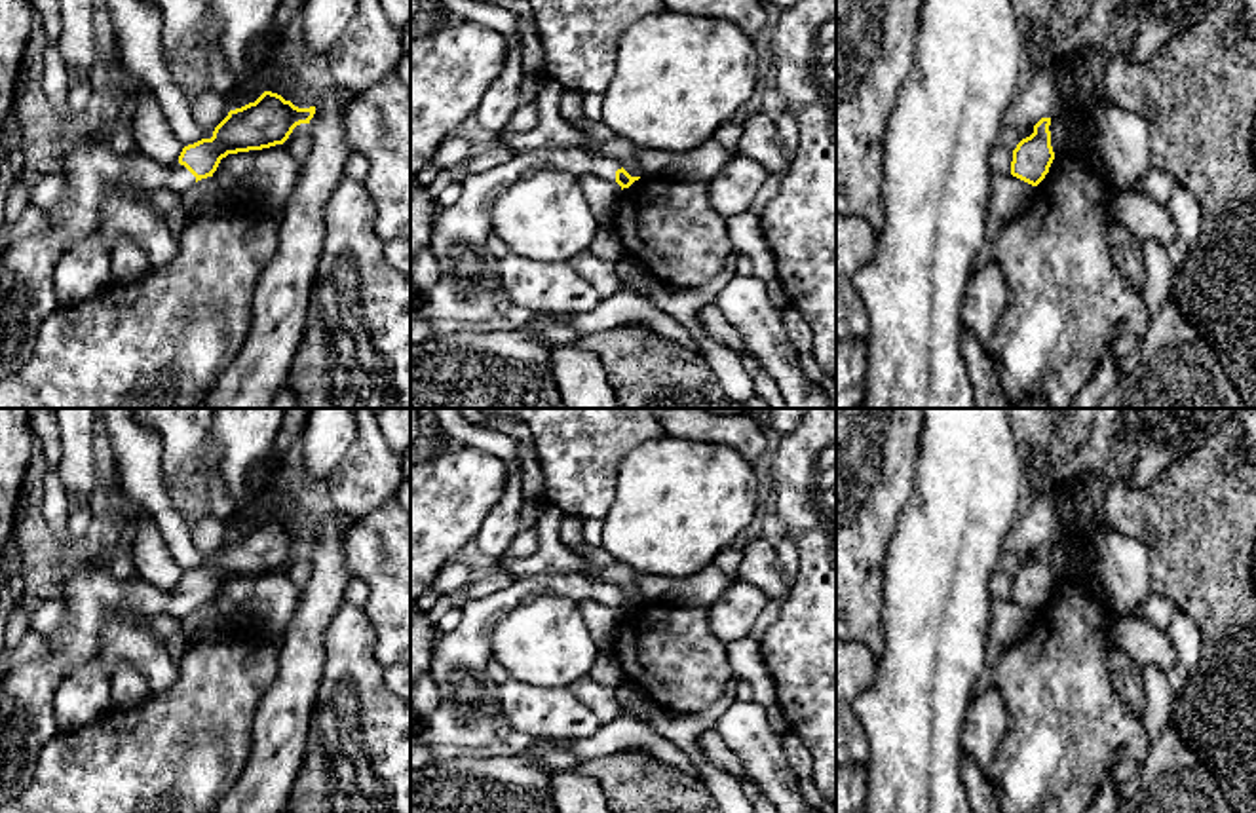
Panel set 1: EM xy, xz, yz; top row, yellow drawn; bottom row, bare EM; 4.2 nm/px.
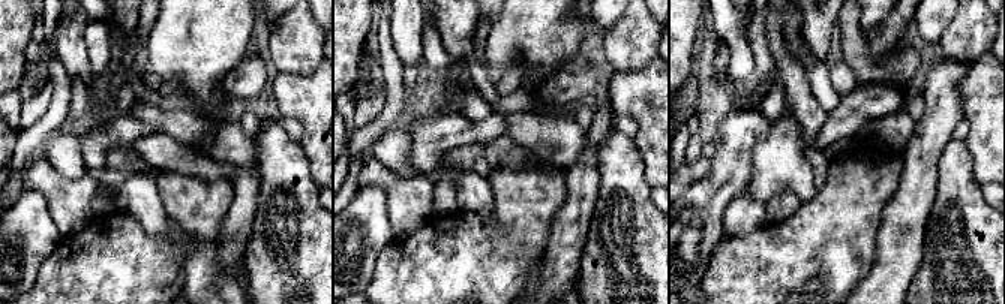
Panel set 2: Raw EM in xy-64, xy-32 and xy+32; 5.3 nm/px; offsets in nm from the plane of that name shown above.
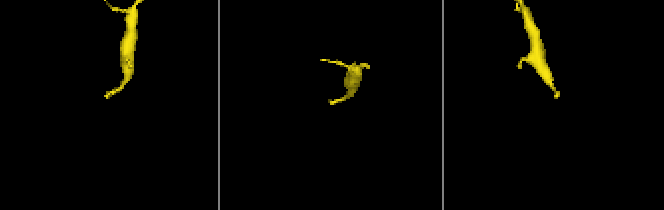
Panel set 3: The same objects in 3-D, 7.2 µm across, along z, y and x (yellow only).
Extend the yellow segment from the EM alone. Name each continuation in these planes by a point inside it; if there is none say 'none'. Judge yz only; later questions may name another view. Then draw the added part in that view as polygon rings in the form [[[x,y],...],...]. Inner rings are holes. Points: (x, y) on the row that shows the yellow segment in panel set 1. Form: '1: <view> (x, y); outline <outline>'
none

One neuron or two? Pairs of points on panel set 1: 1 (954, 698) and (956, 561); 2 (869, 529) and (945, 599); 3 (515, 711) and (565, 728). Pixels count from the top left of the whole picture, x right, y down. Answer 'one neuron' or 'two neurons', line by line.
1: one neuron
2: two neurons
3: one neuron

